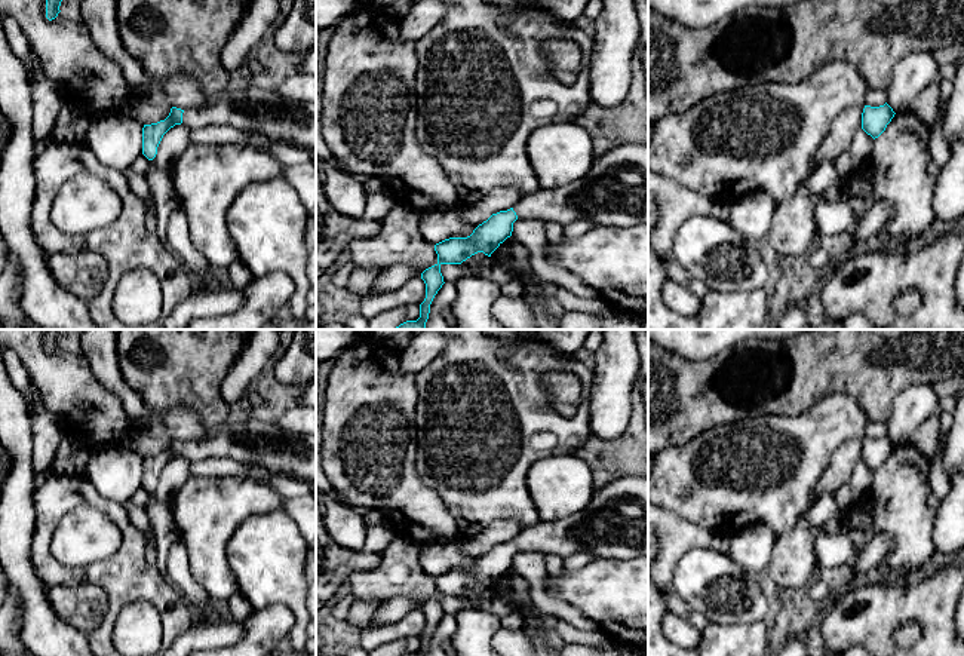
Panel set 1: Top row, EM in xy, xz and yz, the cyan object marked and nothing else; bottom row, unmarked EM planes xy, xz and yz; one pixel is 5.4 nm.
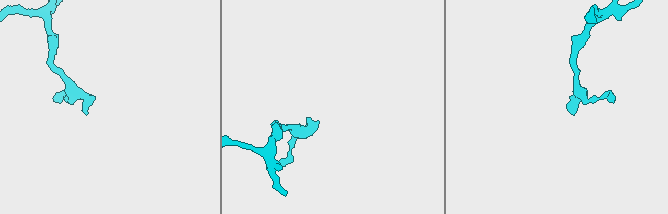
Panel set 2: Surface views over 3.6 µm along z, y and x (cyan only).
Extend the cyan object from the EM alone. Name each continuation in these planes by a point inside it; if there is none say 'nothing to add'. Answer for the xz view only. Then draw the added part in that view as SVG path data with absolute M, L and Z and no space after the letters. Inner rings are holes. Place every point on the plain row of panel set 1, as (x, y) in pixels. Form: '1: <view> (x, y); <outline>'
1: xz (614, 524); M617 476L595 490L592 502L578 514L549 524L540 521L521 530L513 543L522 552L538 551L564 560L577 552L620 560L648 555L648 478Z

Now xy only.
1: xy (252, 443); M254 419L246 422L228 420L214 435L202 441L187 441L182 445L182 457L190 462L202 462L208 457L228 457L245 466L260 468L270 473L279 473L301 482L316 482L316 435L297 435Z

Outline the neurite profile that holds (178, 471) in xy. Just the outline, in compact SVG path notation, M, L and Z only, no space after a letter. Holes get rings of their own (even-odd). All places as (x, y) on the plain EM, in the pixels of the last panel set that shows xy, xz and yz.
M175 457L162 470L157 487L153 493L148 493L147 506L171 500L175 493L191 478L191 462L185 457Z

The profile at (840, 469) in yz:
M853 438L842 442L835 451L829 466L813 488L814 500L811 506L826 493L833 493L841 485L850 482L853 468L862 460L862 445L865 438Z

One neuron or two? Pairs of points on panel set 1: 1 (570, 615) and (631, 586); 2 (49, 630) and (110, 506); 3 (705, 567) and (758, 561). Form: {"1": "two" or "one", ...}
{"1": "two", "2": "two", "3": "two"}

